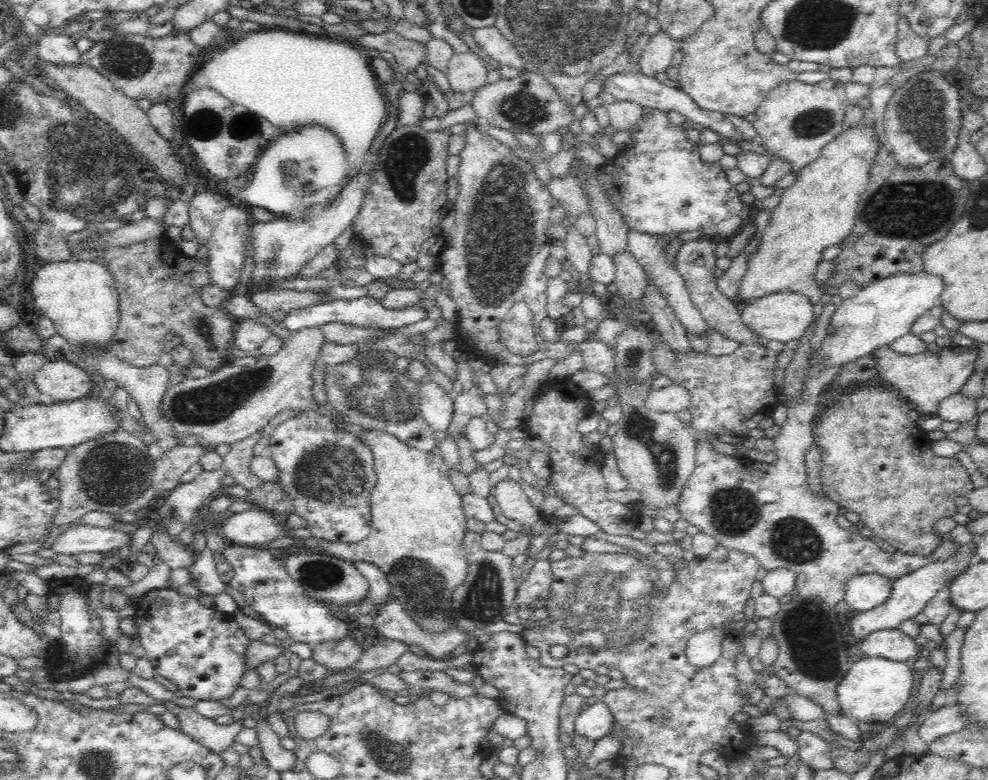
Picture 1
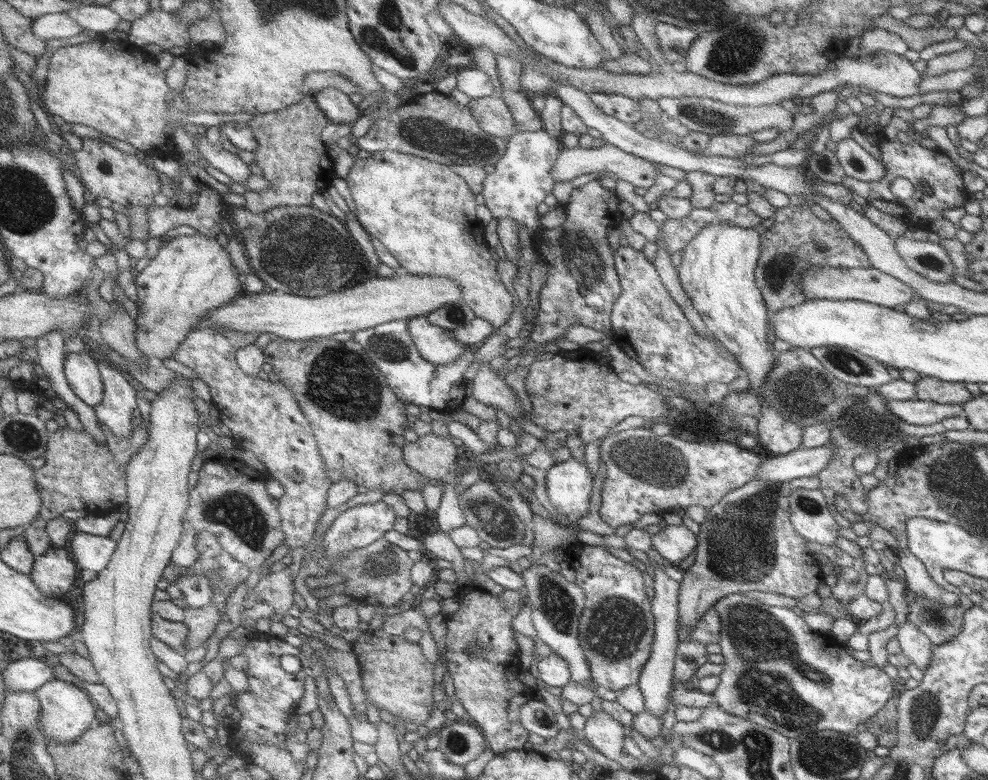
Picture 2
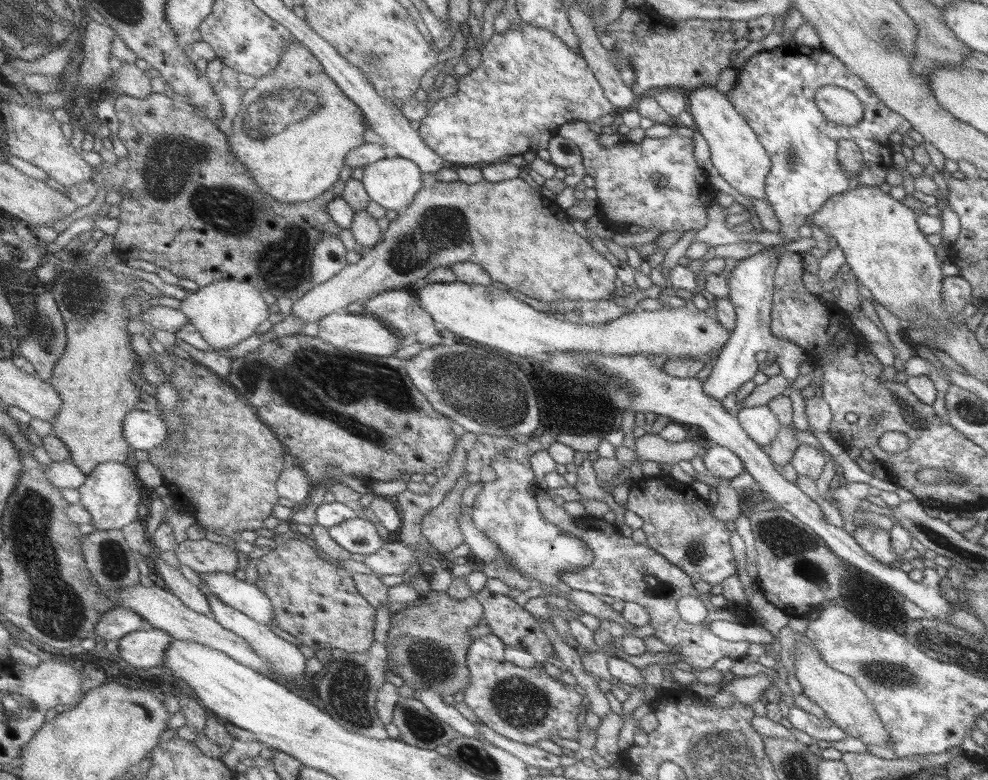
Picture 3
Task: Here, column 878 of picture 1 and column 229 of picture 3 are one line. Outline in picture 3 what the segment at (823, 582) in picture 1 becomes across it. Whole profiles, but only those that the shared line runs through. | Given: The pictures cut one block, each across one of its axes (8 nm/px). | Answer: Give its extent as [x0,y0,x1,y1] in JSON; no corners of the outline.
[176,539,239,576]

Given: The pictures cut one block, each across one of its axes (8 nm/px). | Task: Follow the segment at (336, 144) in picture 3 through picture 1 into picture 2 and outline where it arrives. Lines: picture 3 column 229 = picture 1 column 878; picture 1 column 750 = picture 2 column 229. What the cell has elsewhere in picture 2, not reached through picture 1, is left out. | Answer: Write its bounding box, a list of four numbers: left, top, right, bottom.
[133,232,244,358]

